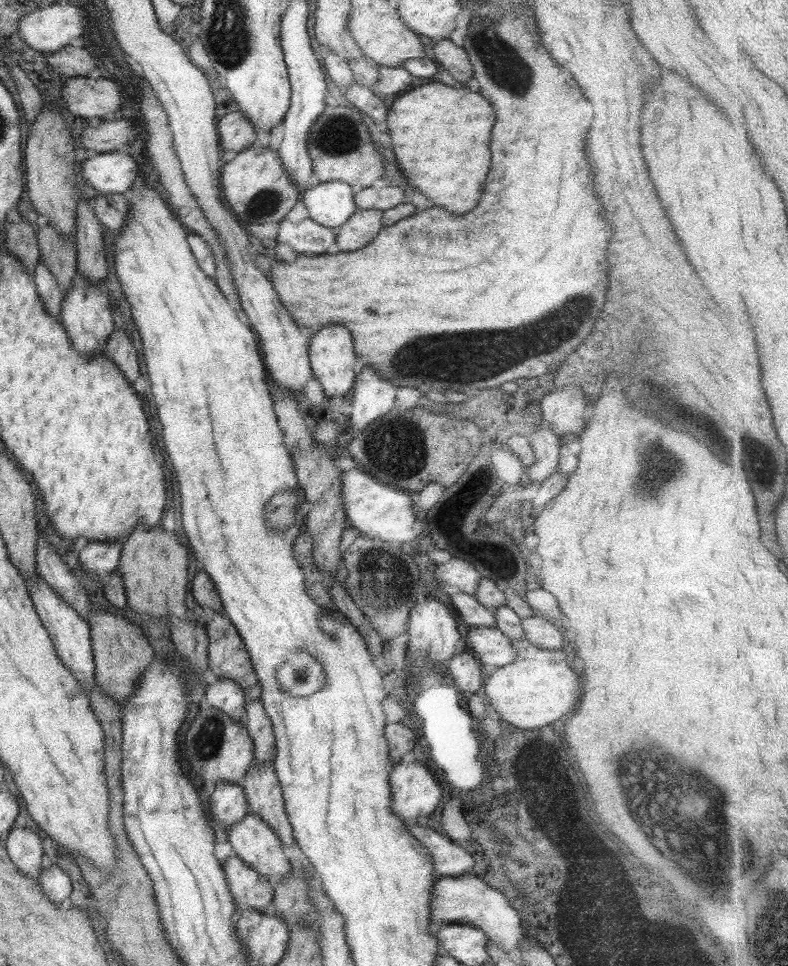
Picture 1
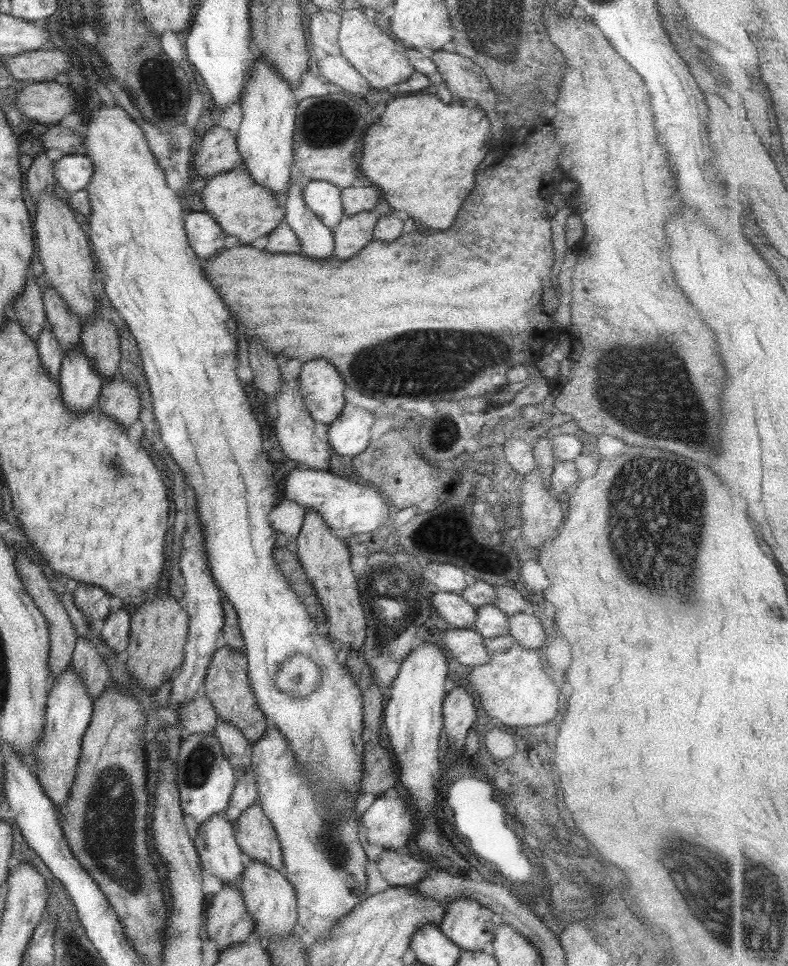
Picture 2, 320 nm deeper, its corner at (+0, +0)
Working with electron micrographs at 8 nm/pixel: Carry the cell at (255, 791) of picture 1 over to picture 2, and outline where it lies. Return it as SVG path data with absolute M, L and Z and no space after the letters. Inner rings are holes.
M255 802L232 824L234 839L246 859L282 871L281 849L272 824Z

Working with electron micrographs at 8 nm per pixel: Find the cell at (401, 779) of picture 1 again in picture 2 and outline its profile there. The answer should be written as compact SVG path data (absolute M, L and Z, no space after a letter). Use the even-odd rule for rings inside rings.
M388 791L375 797L361 814L362 839L370 846L397 851L406 845L413 833L412 818L409 804L398 794Z

